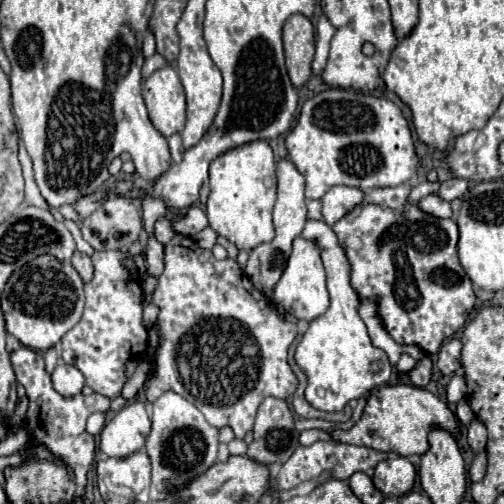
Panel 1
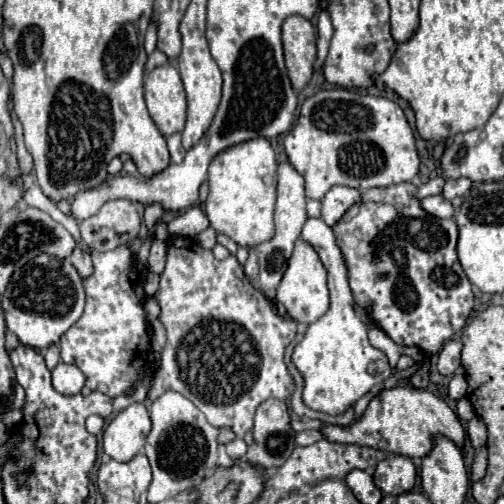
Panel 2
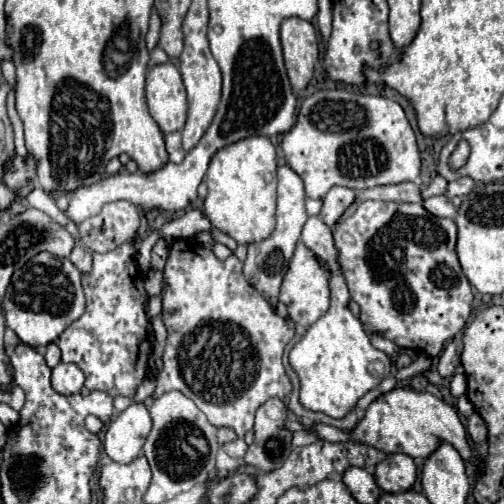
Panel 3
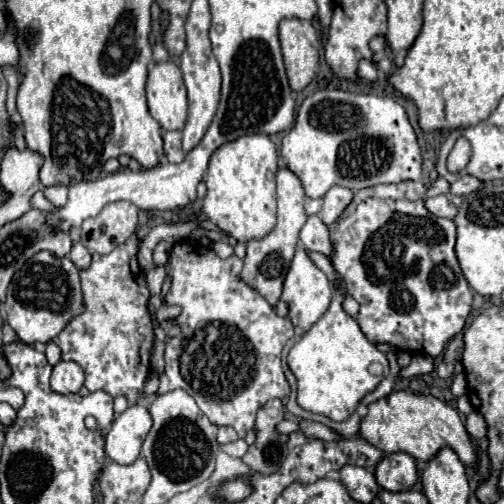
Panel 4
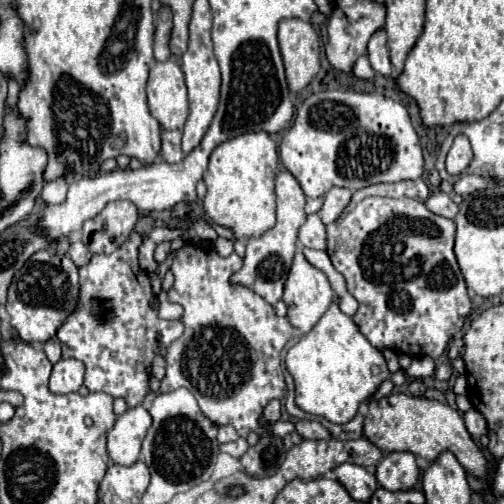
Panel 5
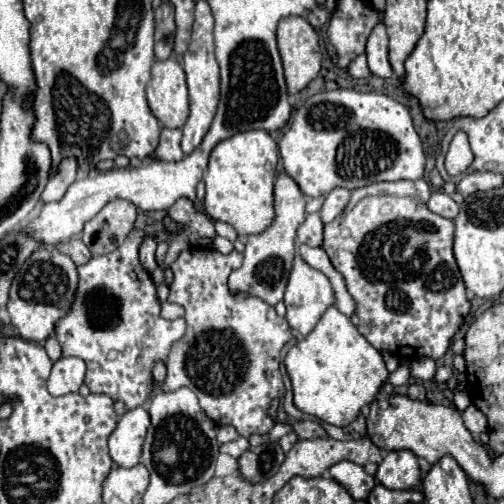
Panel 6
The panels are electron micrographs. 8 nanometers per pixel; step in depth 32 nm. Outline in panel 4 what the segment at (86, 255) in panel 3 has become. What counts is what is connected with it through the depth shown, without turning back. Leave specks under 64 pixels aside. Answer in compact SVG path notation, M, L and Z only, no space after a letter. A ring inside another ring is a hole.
M76 242L74 246L72 246L72 252L70 252L70 260L76 264L76 268L80 268L80 270L86 270L88 266L90 266L90 262L92 262L92 254L80 244L80 242Z

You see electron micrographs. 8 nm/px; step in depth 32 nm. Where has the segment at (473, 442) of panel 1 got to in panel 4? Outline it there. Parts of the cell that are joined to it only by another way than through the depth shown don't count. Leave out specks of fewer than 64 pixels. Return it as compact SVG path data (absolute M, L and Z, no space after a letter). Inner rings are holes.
M470 412L466 416L466 430L474 440L482 440L486 438L486 422L478 412Z

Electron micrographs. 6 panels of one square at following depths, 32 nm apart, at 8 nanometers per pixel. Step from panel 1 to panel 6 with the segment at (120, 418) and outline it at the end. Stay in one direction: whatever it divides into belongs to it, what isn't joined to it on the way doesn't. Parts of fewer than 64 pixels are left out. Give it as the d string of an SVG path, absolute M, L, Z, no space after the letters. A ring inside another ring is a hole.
M142 406L128 410L126 414L120 416L114 432L108 438L110 458L118 466L130 468L138 464L148 426L150 426L150 414Z

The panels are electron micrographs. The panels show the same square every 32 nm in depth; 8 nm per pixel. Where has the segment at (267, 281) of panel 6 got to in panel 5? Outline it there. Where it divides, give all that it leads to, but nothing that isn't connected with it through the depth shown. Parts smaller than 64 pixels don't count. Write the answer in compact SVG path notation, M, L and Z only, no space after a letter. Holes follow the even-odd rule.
M280 170L278 176L276 176L276 206L278 206L276 208L276 218L278 220L276 220L274 228L270 228L260 238L250 238L248 240L244 266L234 276L234 282L244 284L246 288L250 288L258 296L262 296L272 306L282 298L284 280L288 276L288 270L290 270L290 264L292 264L292 258L294 258L294 252L296 252L298 230L306 220L304 204L306 204L306 196L304 196L298 180L288 170Z

